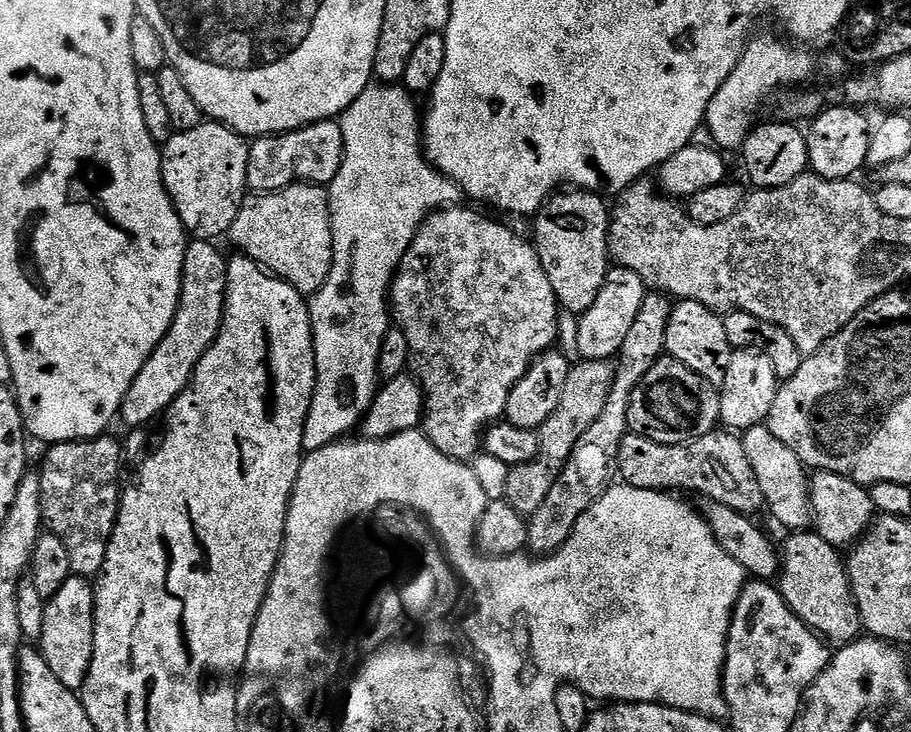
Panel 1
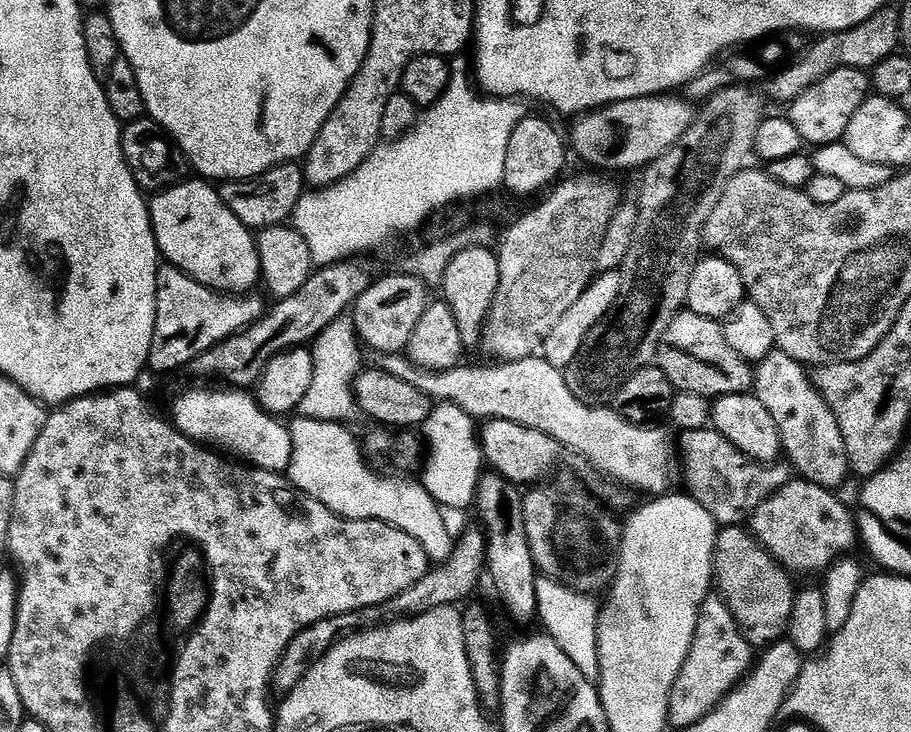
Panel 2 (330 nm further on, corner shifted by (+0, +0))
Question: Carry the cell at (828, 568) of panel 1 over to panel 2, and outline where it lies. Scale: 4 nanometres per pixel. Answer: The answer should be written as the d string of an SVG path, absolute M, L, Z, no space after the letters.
M721 527L719 529L714 557L714 584L719 595L723 596L724 603L728 605L730 614L744 632L744 637L753 646L771 646L785 639L786 633L789 631L791 611L794 610L797 594L797 589L792 588L791 579L793 580L793 577L788 569L782 567L780 561L775 560L761 546L760 541L745 531L743 527Z

